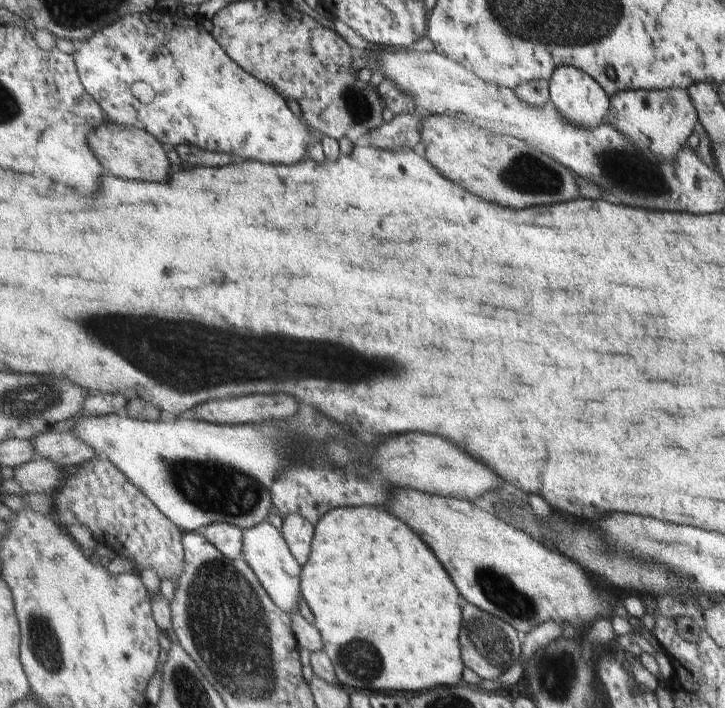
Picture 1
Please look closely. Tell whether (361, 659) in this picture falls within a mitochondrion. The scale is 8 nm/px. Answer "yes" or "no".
yes

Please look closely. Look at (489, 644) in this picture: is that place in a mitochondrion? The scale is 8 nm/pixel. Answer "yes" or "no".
yes

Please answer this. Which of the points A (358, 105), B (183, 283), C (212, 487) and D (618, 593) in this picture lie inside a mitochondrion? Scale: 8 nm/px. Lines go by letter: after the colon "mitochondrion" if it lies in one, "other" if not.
A: mitochondrion
B: other
C: mitochondrion
D: other

